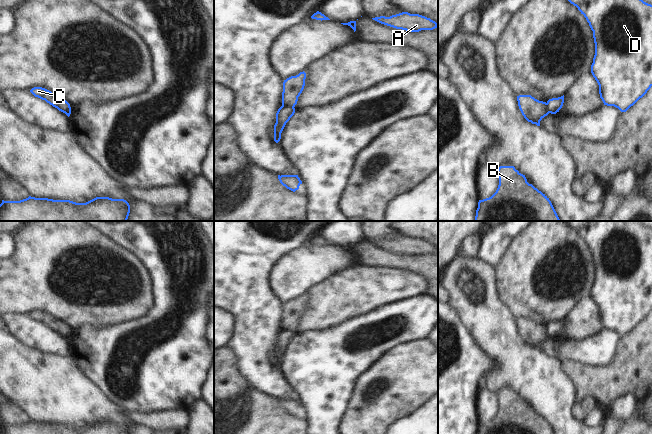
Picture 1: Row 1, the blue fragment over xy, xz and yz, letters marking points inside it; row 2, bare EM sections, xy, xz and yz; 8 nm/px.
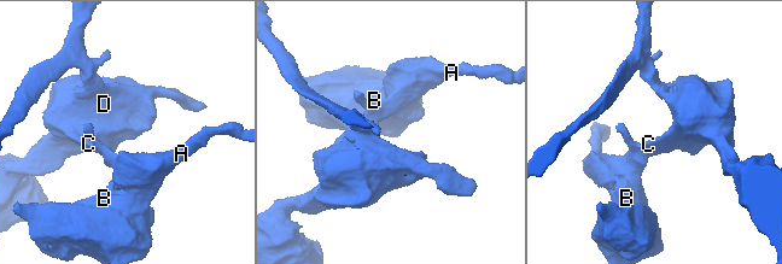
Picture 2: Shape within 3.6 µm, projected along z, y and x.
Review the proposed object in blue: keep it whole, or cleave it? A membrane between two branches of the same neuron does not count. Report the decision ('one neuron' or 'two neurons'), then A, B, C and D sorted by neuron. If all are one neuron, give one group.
two neurons; groups A B / C D

